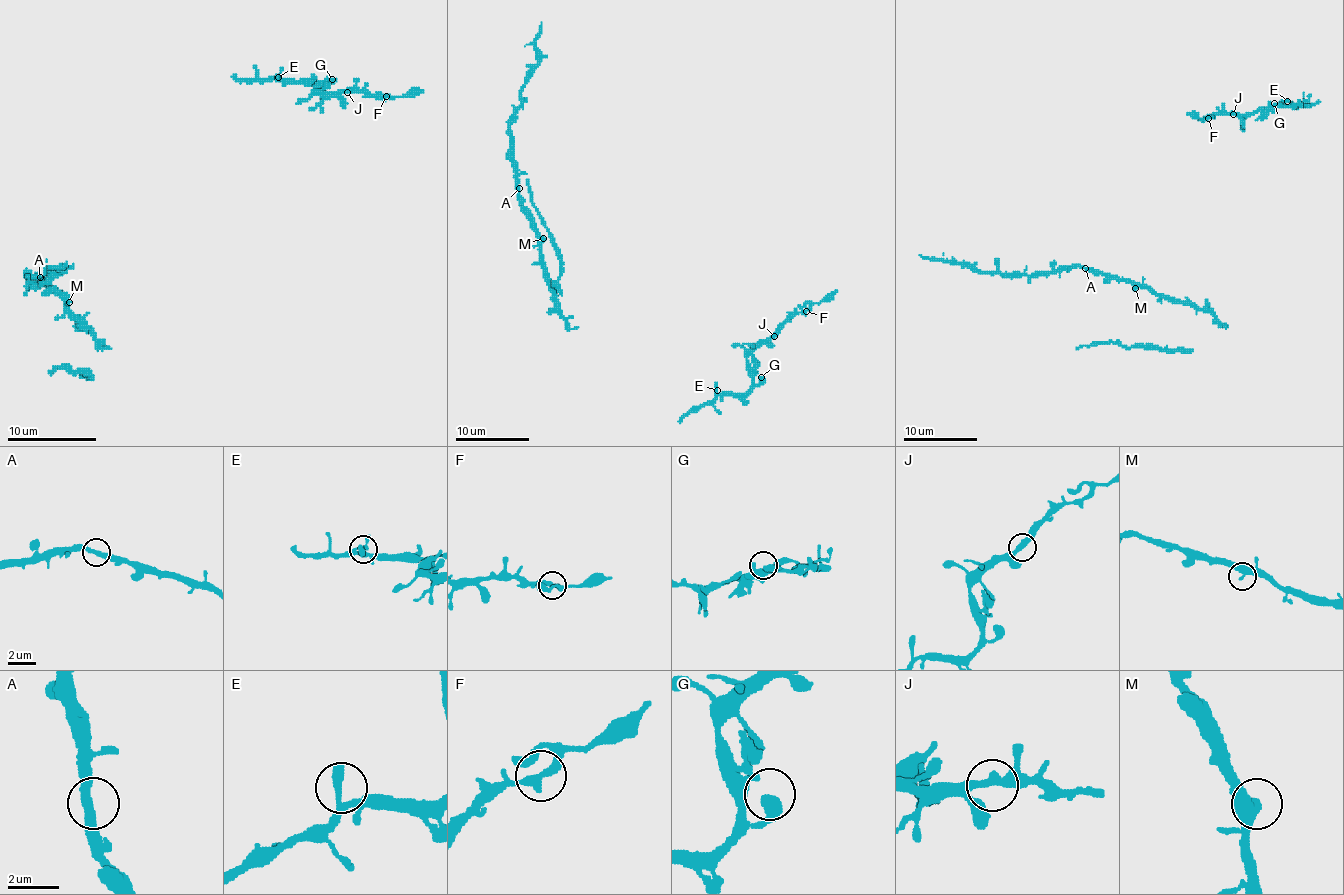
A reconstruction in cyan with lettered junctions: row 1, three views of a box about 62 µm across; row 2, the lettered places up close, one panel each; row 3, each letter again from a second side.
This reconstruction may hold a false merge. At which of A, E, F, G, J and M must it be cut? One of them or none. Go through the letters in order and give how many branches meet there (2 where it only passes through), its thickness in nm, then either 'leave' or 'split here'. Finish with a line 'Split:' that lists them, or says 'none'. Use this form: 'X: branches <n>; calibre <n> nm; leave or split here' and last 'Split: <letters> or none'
A: branches 2; calibre 360 nm; leave
E: branches 1; calibre 440 nm; leave
F: branches 2; calibre 320 nm; leave
G: branches 1; calibre 480 nm; leave
J: branches 2; calibre 320 nm; leave
M: branches 2; calibre 320 nm; leave
Split: none

